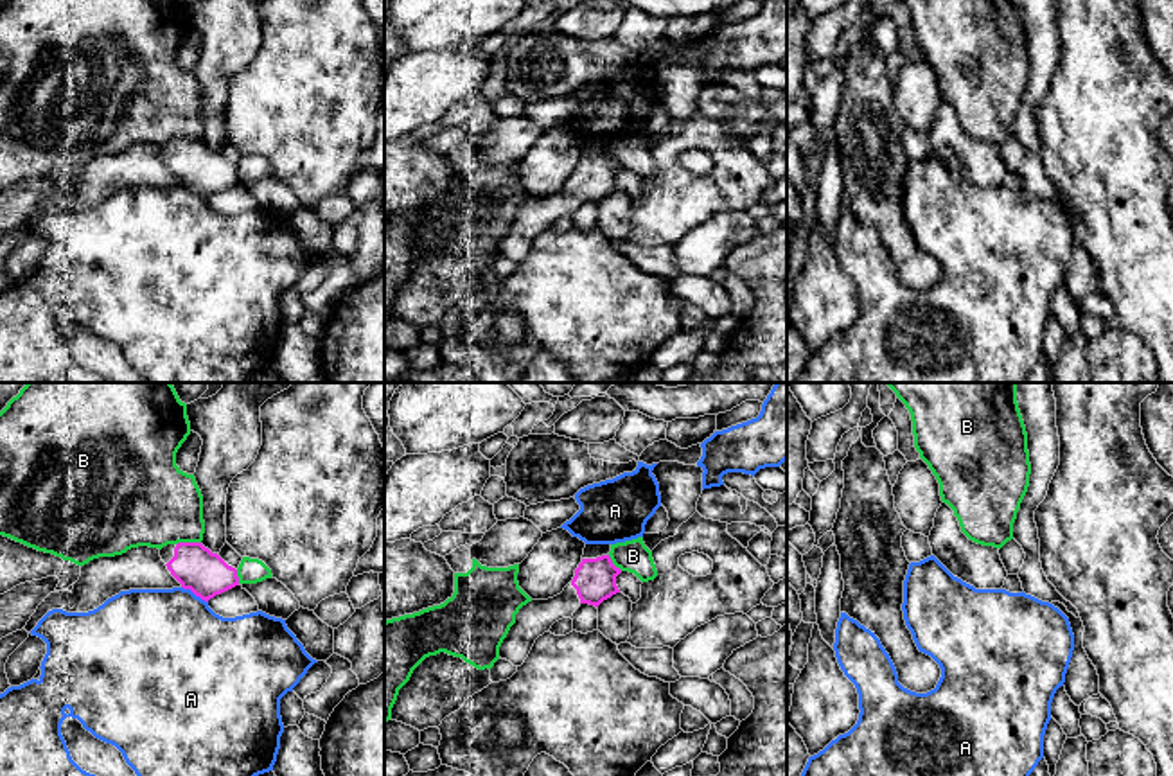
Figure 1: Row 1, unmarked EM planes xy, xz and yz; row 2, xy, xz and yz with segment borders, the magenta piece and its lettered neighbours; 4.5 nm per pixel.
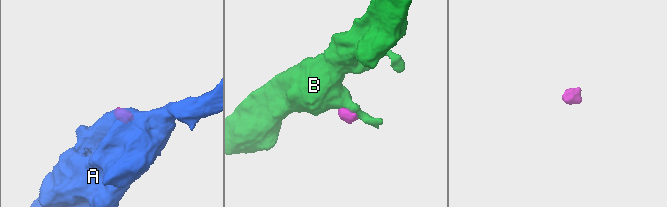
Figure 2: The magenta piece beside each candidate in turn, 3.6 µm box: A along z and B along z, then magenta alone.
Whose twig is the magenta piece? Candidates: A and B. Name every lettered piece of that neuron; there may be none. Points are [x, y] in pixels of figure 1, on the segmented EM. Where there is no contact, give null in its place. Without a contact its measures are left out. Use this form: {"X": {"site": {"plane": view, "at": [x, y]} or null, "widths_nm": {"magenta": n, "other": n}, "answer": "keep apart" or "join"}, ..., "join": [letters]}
{"A": {"site": {"plane": "xy", "at": [194, 593]}, "widths_nm": {"magenta": 200, "other": 480}, "answer": "keep apart"}, "B": {"site": {"plane": "xy", "at": [187, 543]}, "widths_nm": {"magenta": 200, "other": 400}, "answer": "keep apart"}, "join": []}

